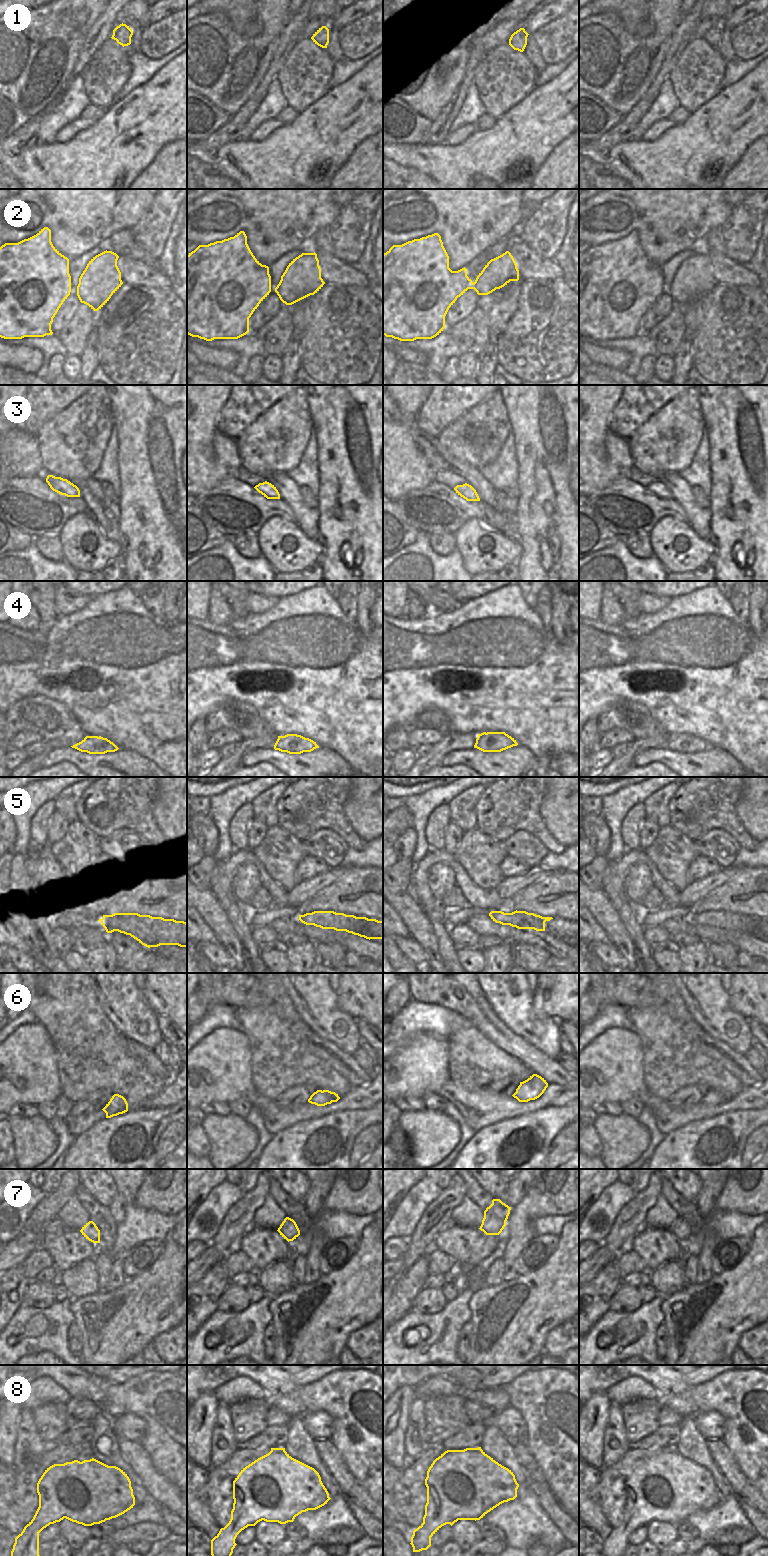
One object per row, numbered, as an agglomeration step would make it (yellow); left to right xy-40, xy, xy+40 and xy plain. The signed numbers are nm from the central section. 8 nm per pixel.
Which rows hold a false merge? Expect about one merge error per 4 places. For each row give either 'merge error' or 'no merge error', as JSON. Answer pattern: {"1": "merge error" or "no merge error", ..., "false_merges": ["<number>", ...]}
{"1": "no merge error", "2": "no merge error", "3": "no merge error", "4": "merge error", "5": "no merge error", "6": "merge error", "7": "no merge error", "8": "no merge error", "false_merges": ["4", "6"]}

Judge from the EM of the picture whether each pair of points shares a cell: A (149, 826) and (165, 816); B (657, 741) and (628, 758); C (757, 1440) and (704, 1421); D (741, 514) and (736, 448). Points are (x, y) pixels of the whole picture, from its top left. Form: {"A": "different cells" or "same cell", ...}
{"A": "different cells", "B": "same cell", "C": "different cells", "D": "same cell"}

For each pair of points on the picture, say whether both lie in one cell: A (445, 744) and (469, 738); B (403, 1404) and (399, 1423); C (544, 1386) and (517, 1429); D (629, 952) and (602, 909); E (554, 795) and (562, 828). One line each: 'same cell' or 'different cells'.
A: same cell
B: same cell
C: different cells
D: same cell
E: same cell

